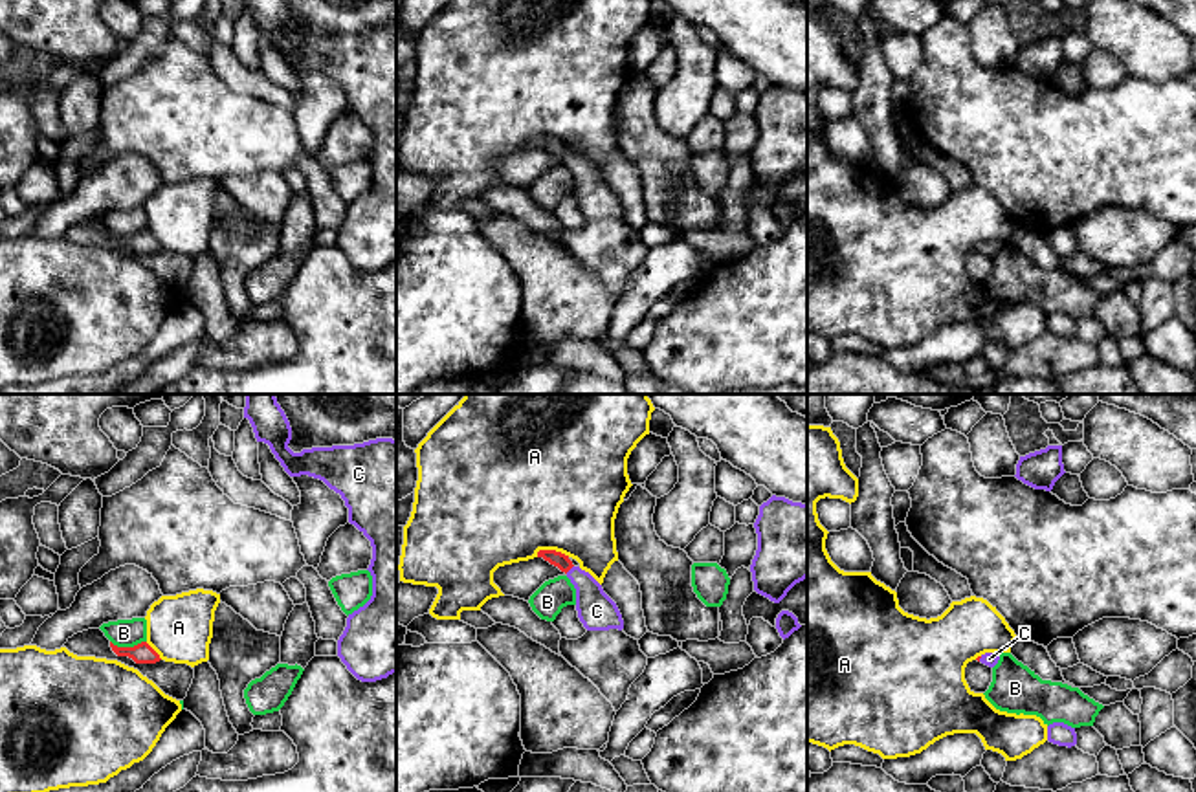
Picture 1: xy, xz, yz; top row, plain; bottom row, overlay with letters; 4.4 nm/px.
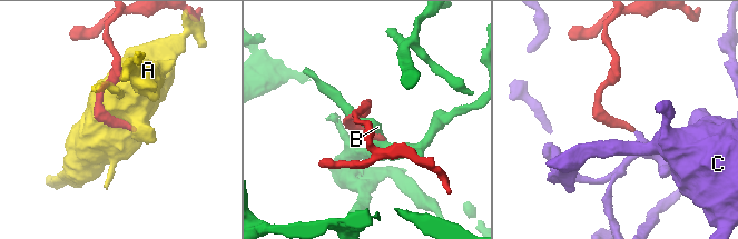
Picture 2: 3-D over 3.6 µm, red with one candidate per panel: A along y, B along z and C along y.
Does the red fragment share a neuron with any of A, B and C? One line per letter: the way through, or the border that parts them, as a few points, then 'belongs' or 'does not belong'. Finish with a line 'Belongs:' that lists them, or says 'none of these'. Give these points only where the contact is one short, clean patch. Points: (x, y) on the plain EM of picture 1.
A: does not belong
B: does not belong
C: way xz (562, 151), (569, 158), (587, 176), (597, 200); belongs
Belongs: C

